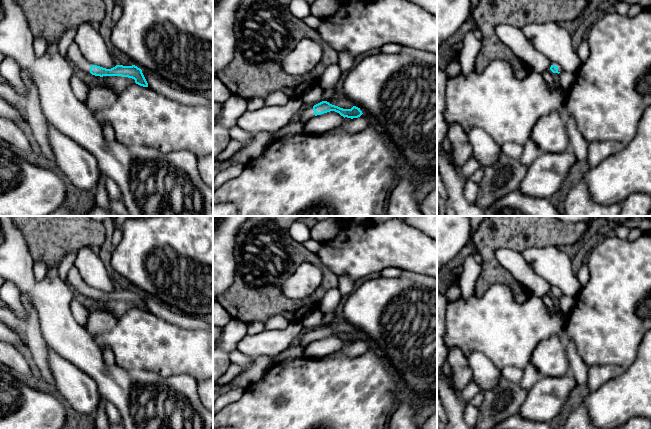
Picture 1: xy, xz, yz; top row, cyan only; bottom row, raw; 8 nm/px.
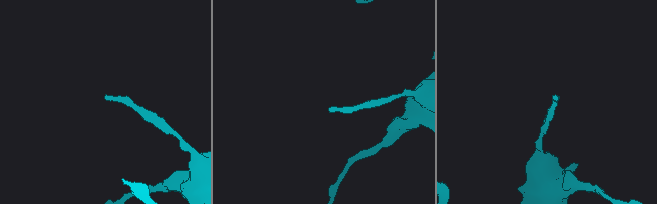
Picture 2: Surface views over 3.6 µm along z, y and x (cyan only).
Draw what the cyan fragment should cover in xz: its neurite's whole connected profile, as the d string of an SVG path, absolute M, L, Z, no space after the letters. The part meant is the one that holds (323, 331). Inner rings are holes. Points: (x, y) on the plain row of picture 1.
M322 325L314 330L309 331L301 337L300 345L307 346L310 342L321 339L330 335L339 337L344 342L358 342L363 337L360 332L353 330L351 333L343 333L338 330L332 329L327 325Z

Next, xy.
M73 266L67 275L66 283L71 286L74 291L78 291L81 294L91 297L95 300L121 300L121 301L128 301L135 304L135 307L143 310L148 311L148 307L142 297L142 294L135 289L132 290L123 290L123 289L116 289L111 293L106 293L97 289L92 289L89 287L81 277L78 269Z

